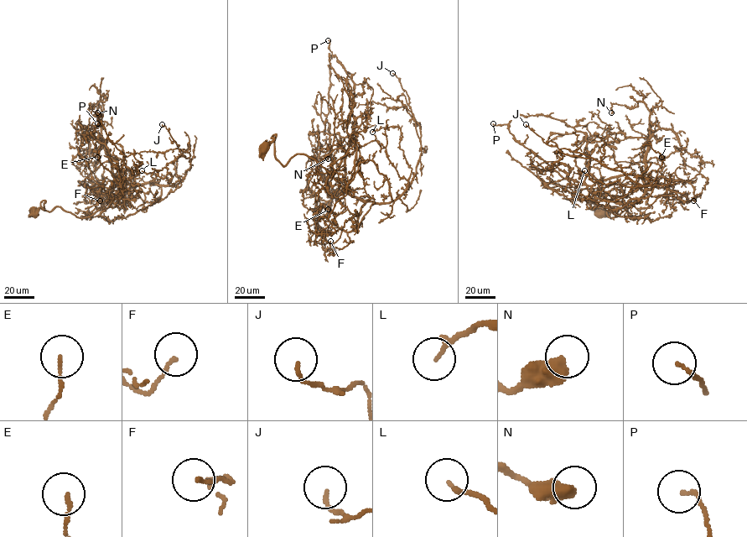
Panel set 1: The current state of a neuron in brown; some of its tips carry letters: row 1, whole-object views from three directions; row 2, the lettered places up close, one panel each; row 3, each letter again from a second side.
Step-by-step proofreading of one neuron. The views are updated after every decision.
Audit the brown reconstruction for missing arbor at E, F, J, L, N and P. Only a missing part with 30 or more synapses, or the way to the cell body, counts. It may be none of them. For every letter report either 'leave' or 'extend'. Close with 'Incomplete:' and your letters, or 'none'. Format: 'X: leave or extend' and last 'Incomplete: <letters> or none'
E: leave
F: leave
J: leave
L: leave
N: leave
P: leave
Incomplete: none

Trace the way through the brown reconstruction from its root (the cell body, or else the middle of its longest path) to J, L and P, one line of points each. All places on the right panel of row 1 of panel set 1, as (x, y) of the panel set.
J: (599, 215), (588, 200), (617, 206), (606, 211), (614, 217), (656, 183), (562, 153), (526, 124)
L: (599, 215), (588, 200), (617, 206), (606, 211), (614, 217), (656, 183), (604, 184), (579, 178), (584, 170)
P: (599, 215), (588, 200), (617, 206), (606, 211), (613, 217), (644, 195), (597, 198), (493, 123)

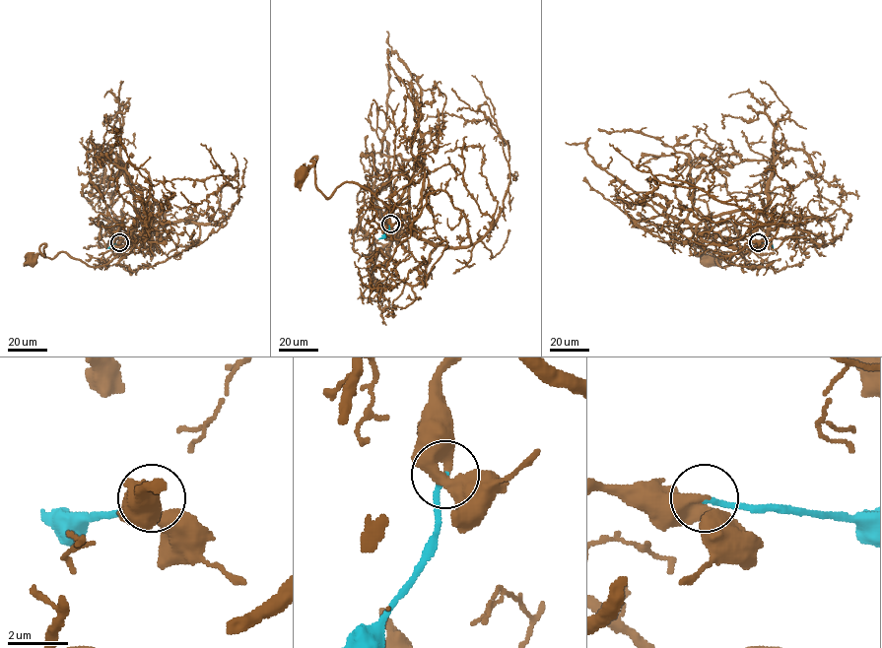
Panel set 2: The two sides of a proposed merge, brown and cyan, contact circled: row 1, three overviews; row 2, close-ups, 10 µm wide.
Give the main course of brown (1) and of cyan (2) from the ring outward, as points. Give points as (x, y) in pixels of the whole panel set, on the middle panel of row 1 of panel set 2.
1: (389, 224), (403, 190), (426, 175), (432, 188), (410, 231), (355, 183), (327, 198), (314, 157), (303, 171)
2: (389, 224), (384, 235), (378, 238)

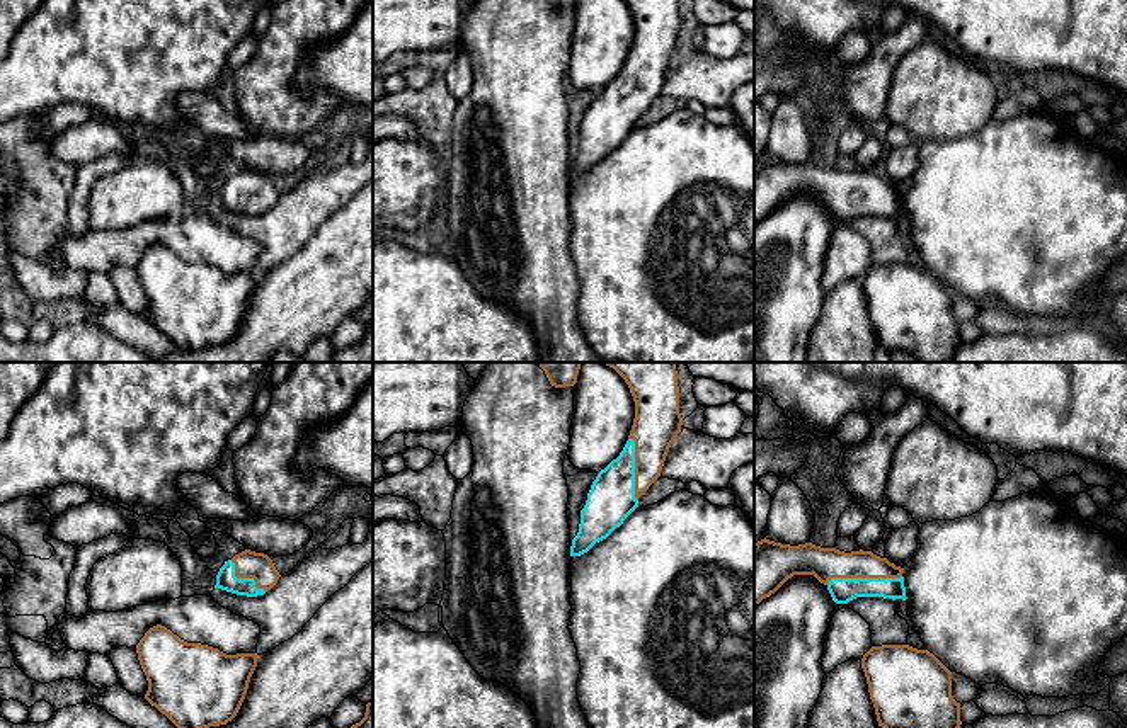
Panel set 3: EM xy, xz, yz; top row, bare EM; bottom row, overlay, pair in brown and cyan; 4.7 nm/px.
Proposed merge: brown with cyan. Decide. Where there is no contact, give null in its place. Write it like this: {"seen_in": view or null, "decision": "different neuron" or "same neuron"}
{"seen_in": "yz", "decision": "same neuron"}

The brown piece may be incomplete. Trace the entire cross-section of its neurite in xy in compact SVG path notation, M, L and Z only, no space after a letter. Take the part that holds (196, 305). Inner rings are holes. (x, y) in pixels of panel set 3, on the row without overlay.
M162 243L145 252L136 272L148 299L145 318L184 352L232 340L259 277L187 262Z

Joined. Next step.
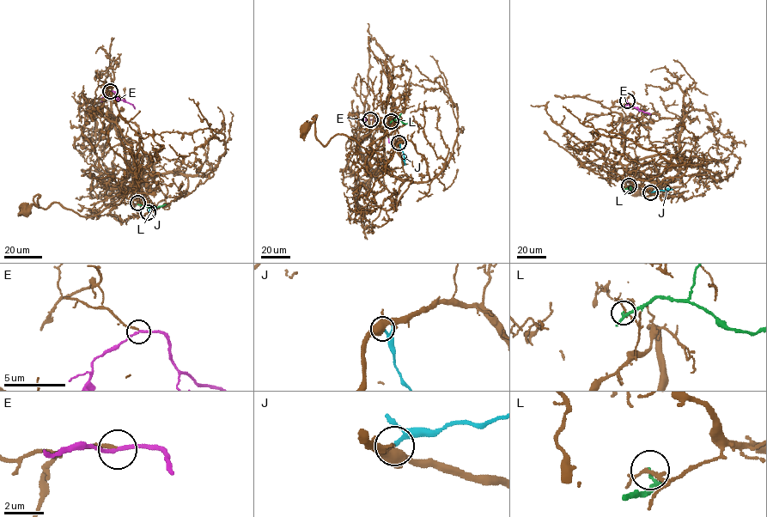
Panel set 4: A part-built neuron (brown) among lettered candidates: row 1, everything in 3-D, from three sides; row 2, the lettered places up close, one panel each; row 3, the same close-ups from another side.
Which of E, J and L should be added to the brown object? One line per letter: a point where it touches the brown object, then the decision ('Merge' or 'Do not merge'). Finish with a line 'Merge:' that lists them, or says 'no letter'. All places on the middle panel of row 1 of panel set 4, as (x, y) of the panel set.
E: Touches brown at (370, 119). Merge
J: Touches brown at (398, 142). Do not merge
L: Touches brown at (391, 121). Do not merge
Merge: E

